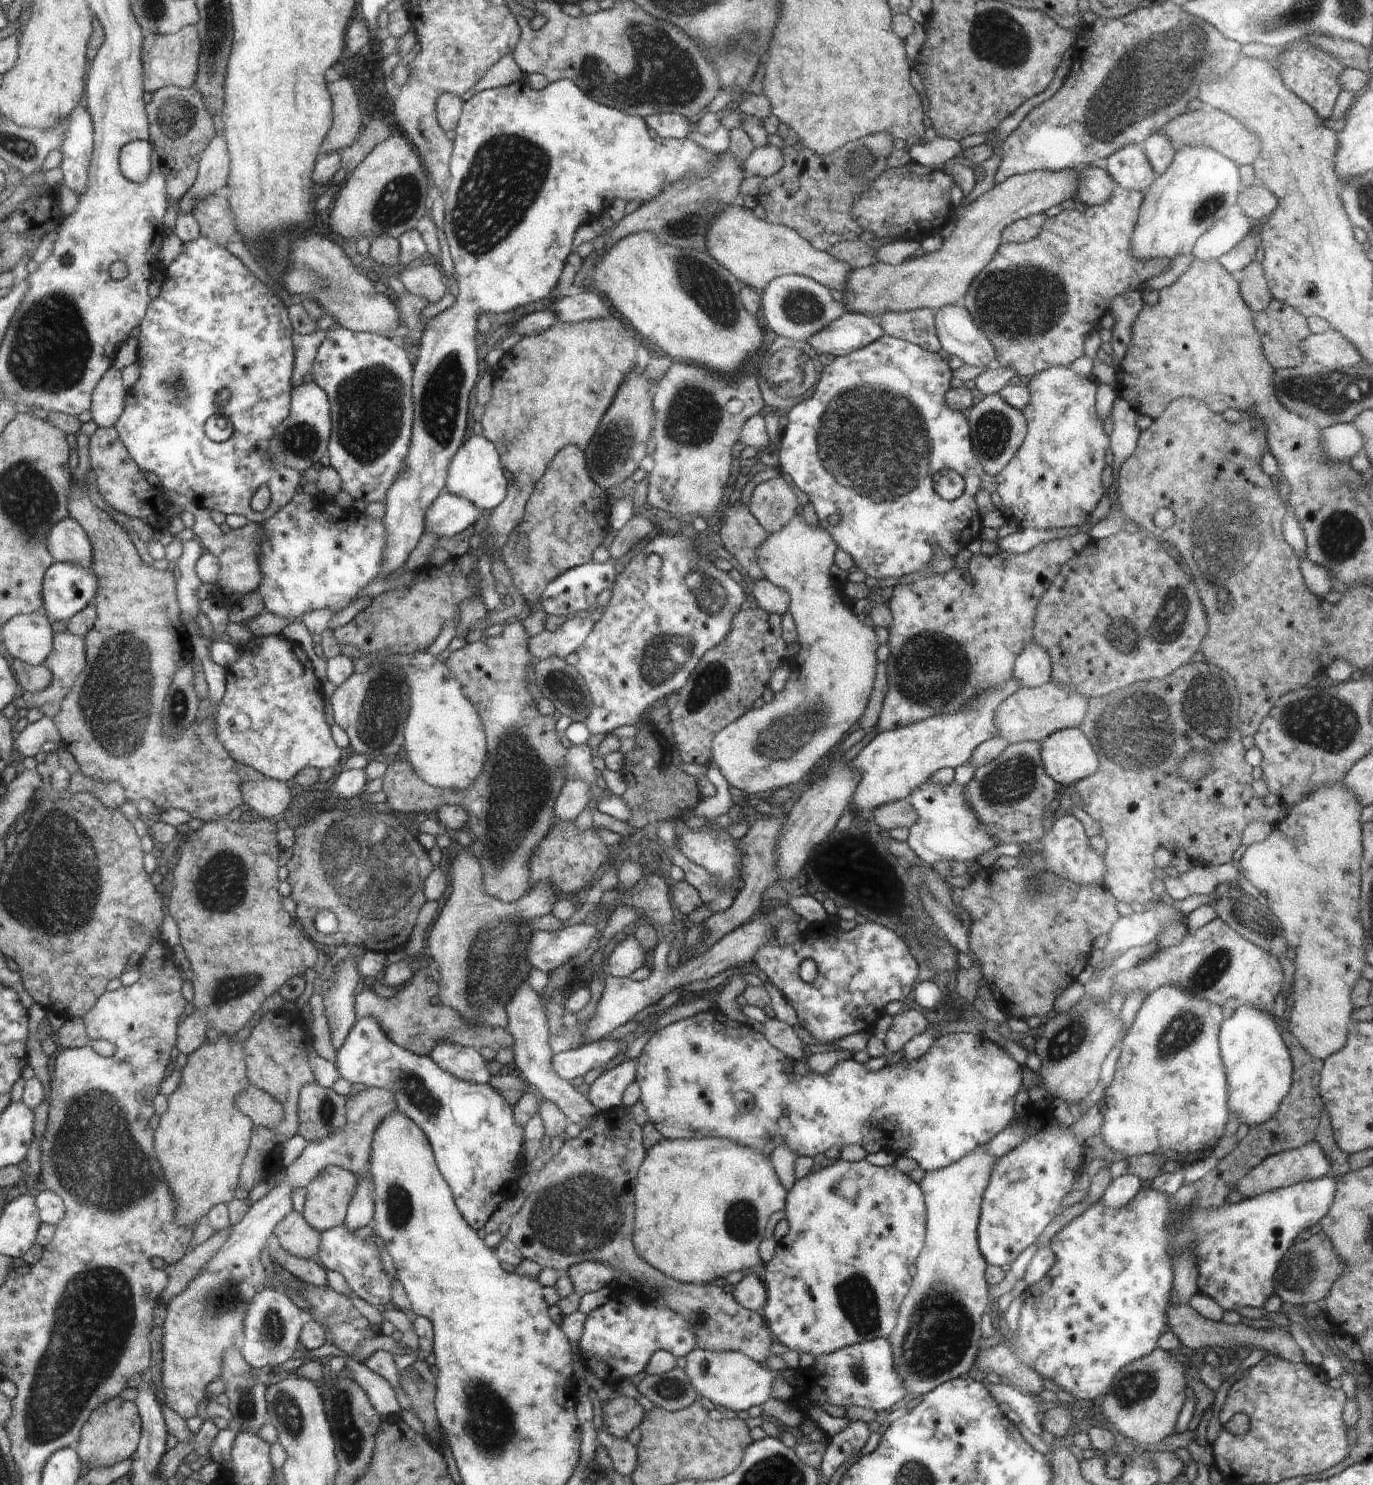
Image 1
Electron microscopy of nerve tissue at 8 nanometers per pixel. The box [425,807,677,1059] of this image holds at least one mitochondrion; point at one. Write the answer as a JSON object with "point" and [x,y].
{"point":[495,960]}

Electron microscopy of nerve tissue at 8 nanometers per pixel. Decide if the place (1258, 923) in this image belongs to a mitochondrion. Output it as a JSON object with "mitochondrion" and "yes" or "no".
{"mitochondrion":"yes"}

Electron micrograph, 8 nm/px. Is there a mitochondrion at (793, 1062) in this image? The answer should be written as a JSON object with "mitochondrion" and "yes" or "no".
{"mitochondrion":"no"}

